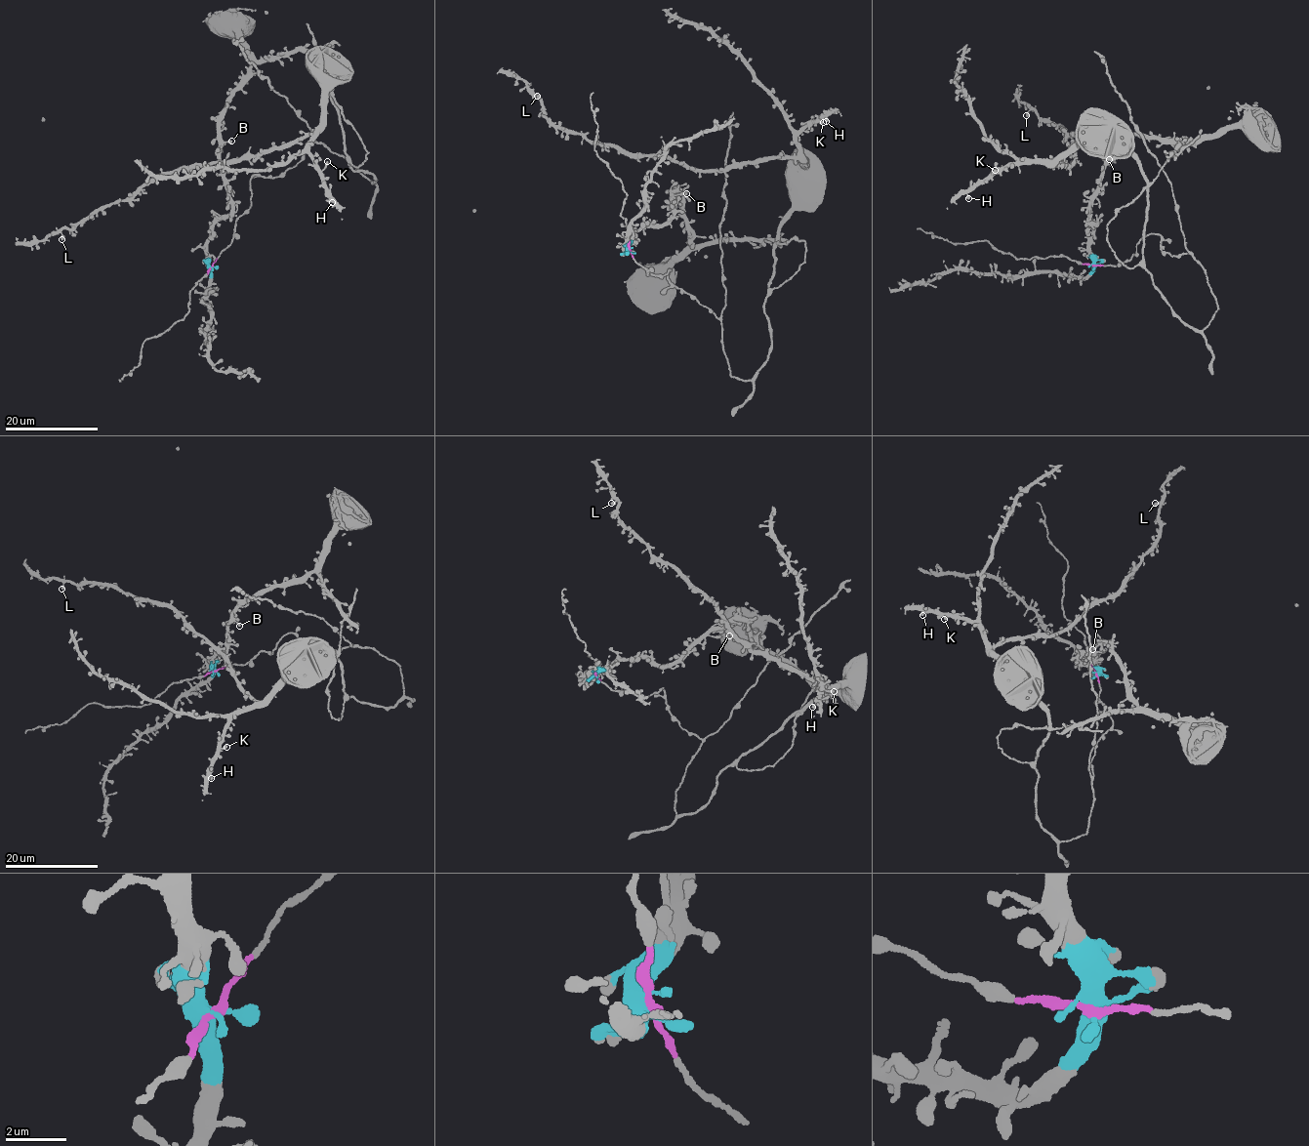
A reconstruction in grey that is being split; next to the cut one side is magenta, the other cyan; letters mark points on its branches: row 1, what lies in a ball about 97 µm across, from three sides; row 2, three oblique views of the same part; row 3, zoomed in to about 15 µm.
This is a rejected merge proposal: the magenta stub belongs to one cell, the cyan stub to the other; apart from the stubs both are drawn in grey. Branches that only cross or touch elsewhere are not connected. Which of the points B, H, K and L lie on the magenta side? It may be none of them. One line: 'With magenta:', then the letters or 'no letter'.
With magenta: H, K, L

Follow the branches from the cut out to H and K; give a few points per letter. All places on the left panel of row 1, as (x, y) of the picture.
H: (211, 266), (254, 175), (292, 168), (313, 142), (376, 180), (347, 161), (332, 67), (308, 147), (333, 202)
K: (211, 266), (254, 175), (292, 168), (313, 142), (376, 180), (347, 161), (332, 67), (308, 150), (328, 161)

